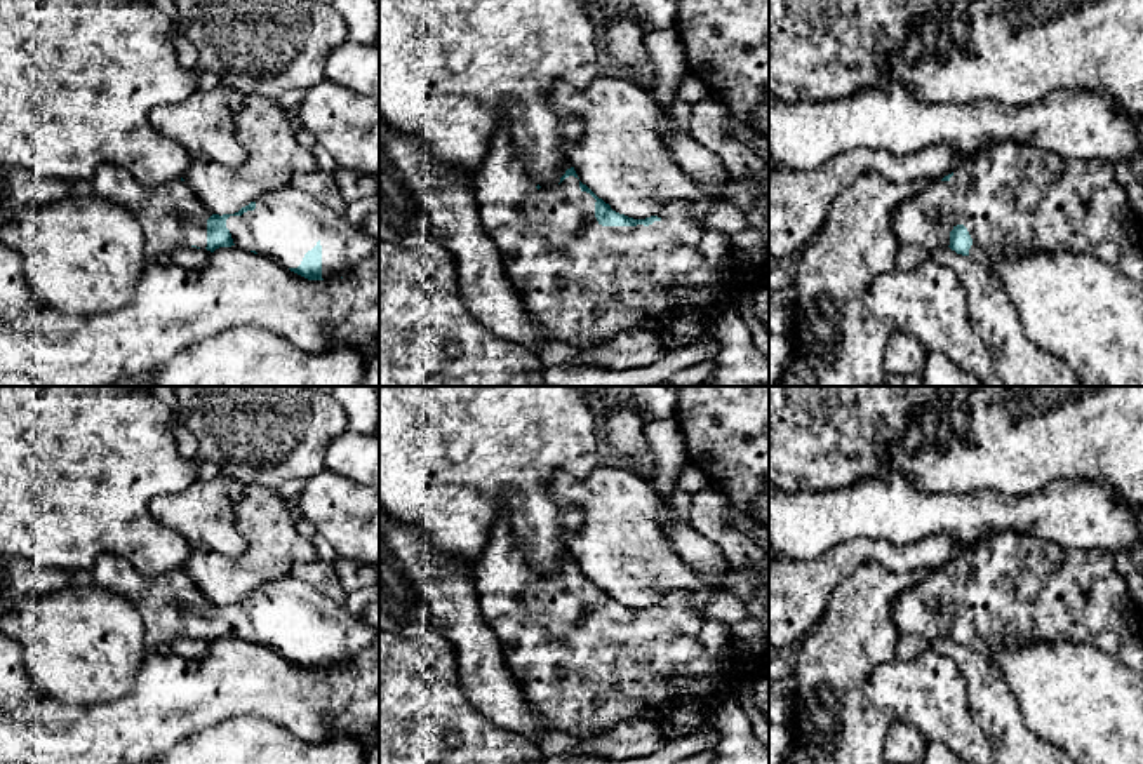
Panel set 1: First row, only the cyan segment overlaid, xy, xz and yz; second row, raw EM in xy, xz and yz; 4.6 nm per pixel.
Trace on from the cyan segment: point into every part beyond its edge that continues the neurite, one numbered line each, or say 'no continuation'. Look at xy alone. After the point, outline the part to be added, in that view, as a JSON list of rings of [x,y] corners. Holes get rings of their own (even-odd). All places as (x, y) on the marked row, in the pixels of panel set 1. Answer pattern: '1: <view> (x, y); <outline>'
1: xy (287, 223); [[[292,186],[268,191],[256,209],[230,216],[226,228],[235,247],[256,251],[285,268],[297,268],[308,251],[322,245],[322,278],[341,280],[374,252],[376,242],[343,214],[320,205]]]

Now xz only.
1: xz (580, 282); [[[503,125],[494,132],[492,143],[489,146],[487,157],[482,167],[473,176],[473,190],[478,204],[478,218],[489,238],[496,244],[501,261],[505,265],[506,275],[513,291],[520,296],[522,305],[529,315],[529,318],[539,327],[539,331],[546,336],[548,341],[562,341],[572,345],[576,348],[588,348],[605,341],[611,341],[623,331],[632,329],[645,329],[663,332],[672,324],[677,324],[685,318],[701,318],[705,322],[712,322],[719,312],[725,306],[732,306],[739,313],[741,303],[741,285],[736,280],[738,263],[732,261],[732,254],[729,256],[731,266],[727,271],[722,270],[720,259],[708,259],[698,252],[698,245],[703,235],[708,231],[703,223],[698,223],[692,212],[685,204],[670,204],[663,207],[656,216],[659,218],[649,226],[602,226],[595,218],[595,198],[579,188],[579,179],[574,176],[565,178],[557,186],[536,188],[536,181],[529,176],[524,158],[515,151],[510,132]]]

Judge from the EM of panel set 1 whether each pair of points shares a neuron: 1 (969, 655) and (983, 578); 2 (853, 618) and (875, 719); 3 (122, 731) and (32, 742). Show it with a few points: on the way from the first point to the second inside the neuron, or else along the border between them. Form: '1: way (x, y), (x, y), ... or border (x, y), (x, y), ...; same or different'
1: border (931, 641), (950, 637), (976, 648), (987, 658); different
2: way (853, 643), (855, 695); same
3: way (100, 740), (54, 742); same

